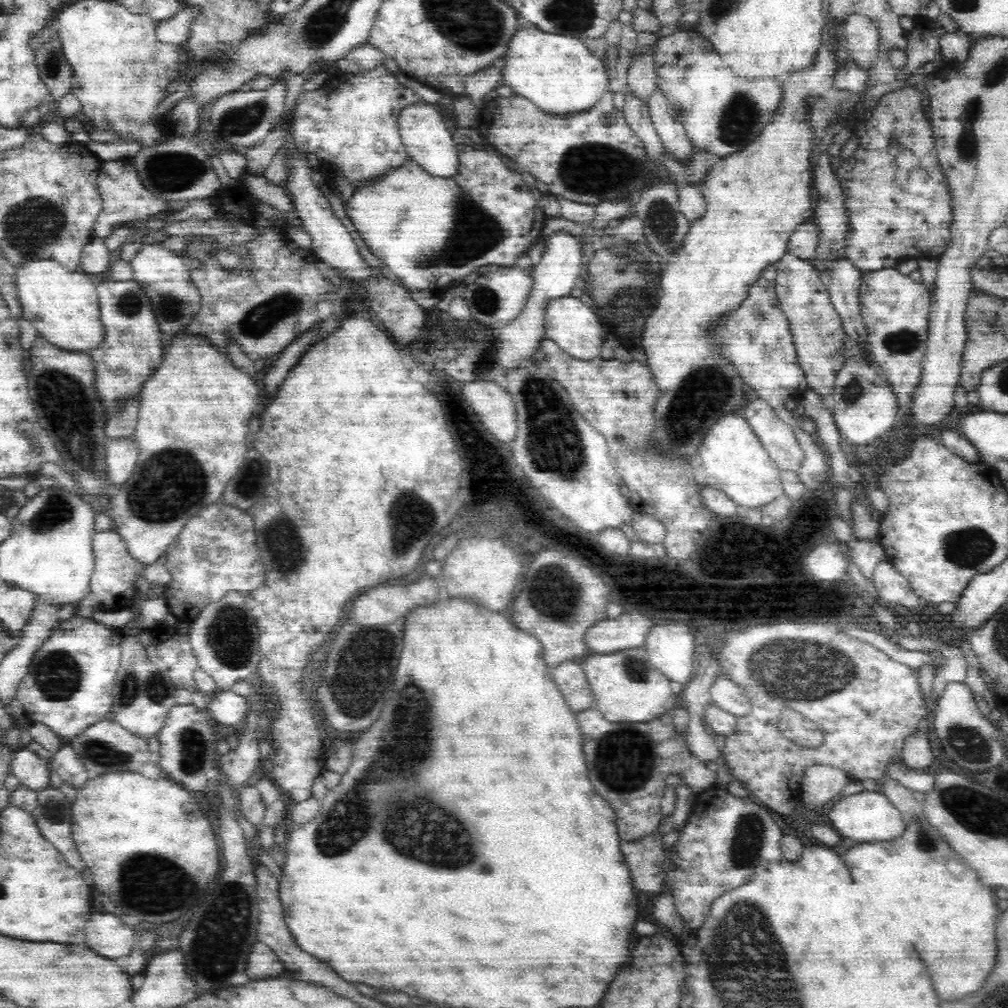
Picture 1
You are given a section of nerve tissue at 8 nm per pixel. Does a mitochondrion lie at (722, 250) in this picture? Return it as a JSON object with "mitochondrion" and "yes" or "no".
{"mitochondrion":"no"}

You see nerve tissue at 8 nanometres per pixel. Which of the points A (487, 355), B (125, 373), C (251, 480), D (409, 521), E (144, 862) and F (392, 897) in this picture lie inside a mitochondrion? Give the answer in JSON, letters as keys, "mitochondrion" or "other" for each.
{"A":"mitochondrion","B":"other","C":"mitochondrion","D":"mitochondrion","E":"mitochondrion","F":"other"}

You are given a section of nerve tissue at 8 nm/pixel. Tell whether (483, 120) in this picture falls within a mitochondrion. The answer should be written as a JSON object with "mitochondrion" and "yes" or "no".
{"mitochondrion":"no"}

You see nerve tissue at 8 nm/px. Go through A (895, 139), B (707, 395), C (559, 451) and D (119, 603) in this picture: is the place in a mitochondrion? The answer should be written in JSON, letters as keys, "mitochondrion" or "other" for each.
{"A":"mitochondrion","B":"mitochondrion","C":"mitochondrion","D":"other"}

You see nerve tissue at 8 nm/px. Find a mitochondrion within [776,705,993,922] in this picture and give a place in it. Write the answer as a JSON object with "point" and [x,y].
{"point":[973,737]}

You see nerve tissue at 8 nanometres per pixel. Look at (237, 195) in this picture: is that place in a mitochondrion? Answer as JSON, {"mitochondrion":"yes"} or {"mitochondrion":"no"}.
{"mitochondrion":"no"}

